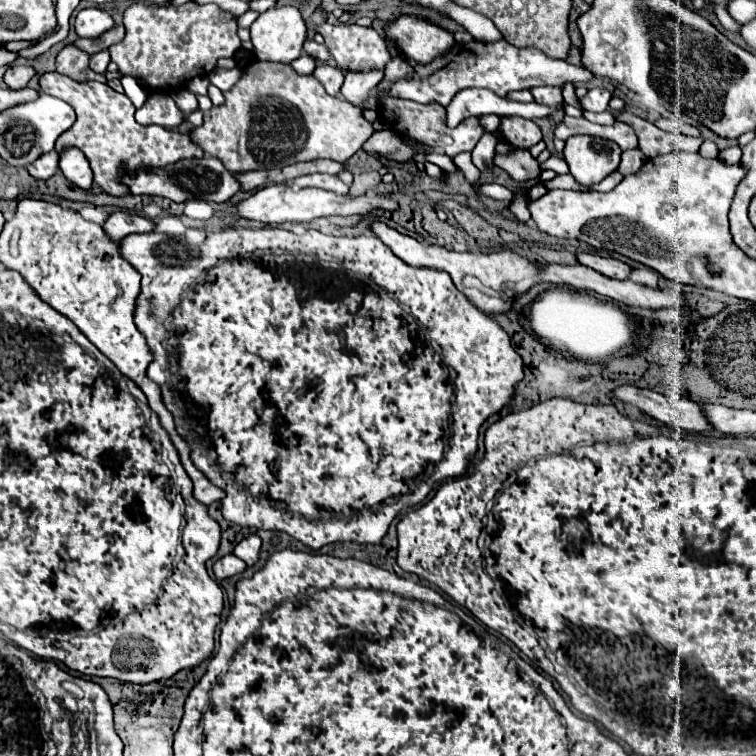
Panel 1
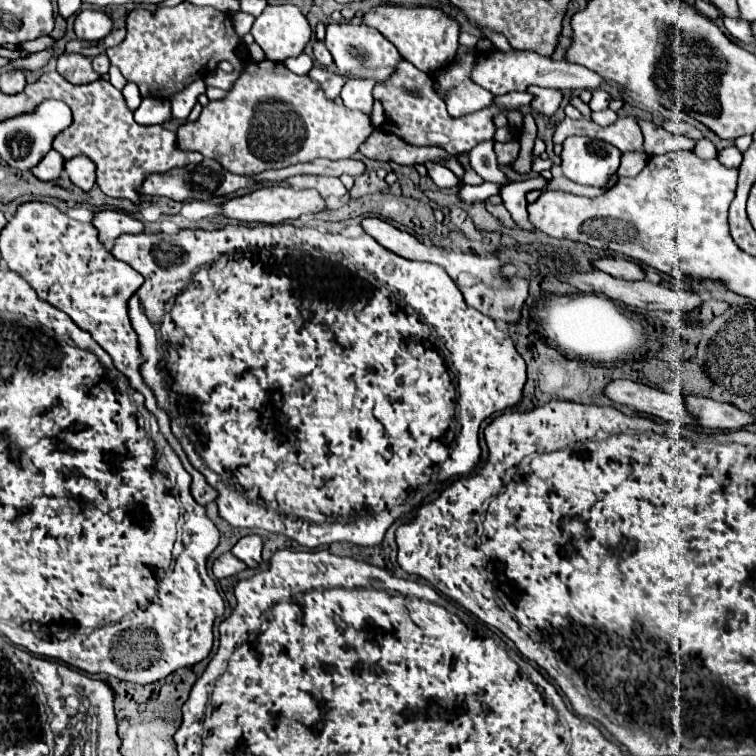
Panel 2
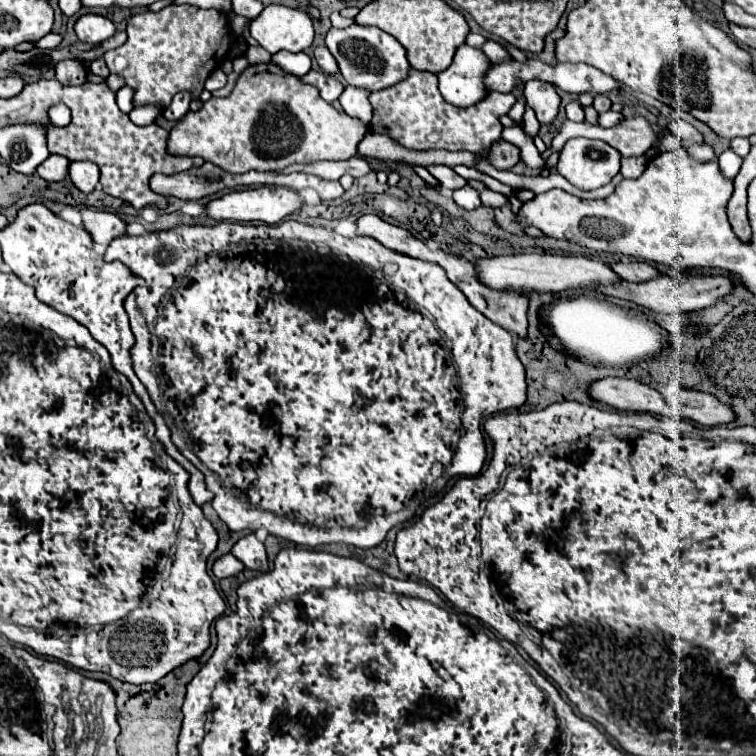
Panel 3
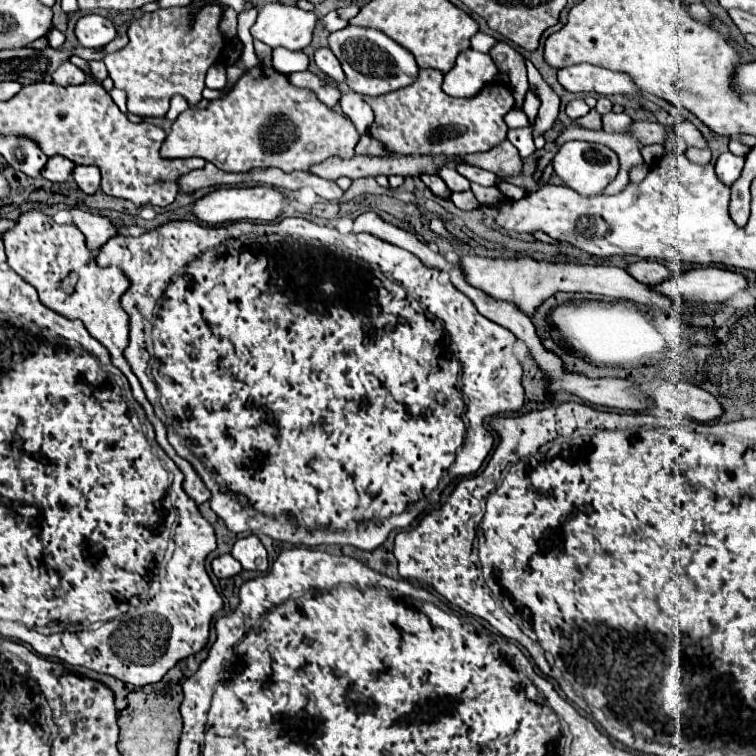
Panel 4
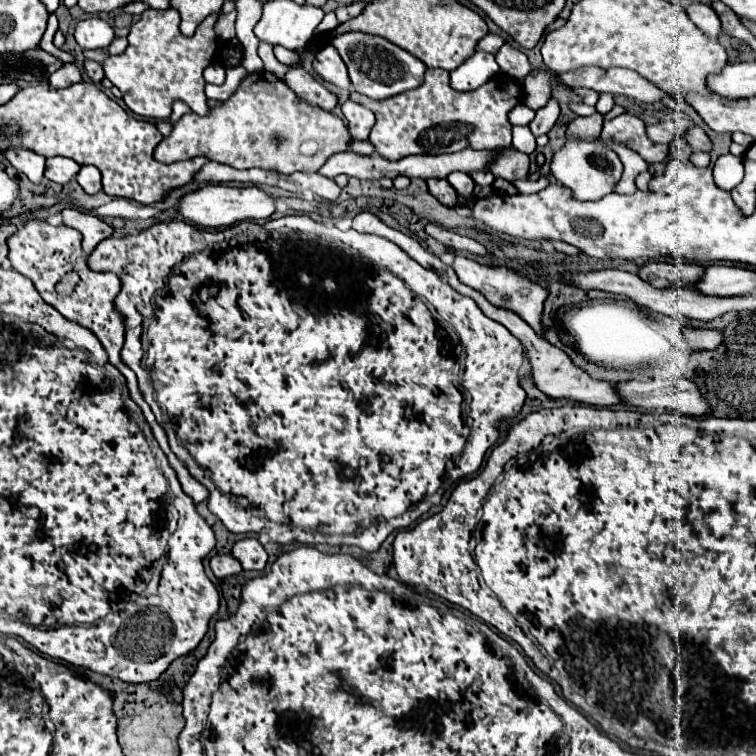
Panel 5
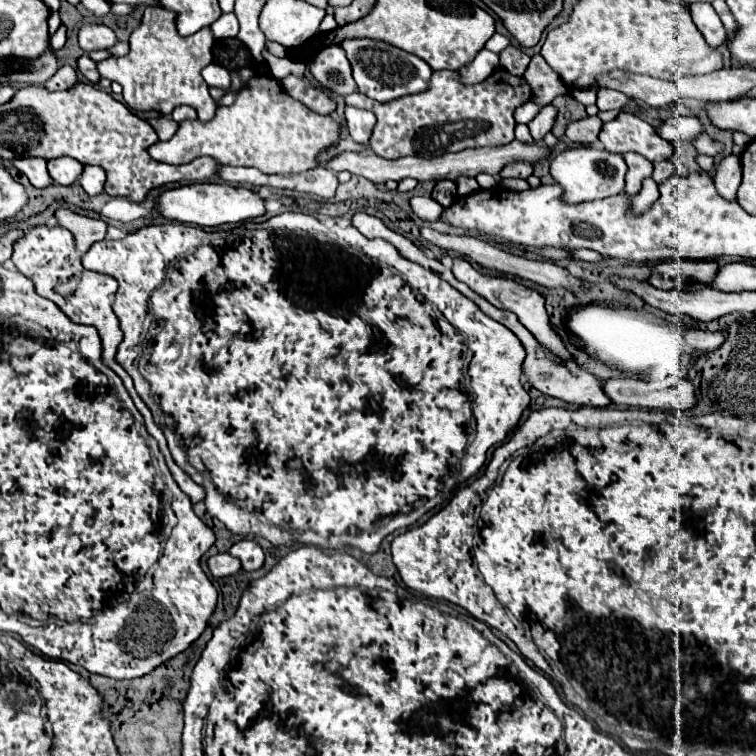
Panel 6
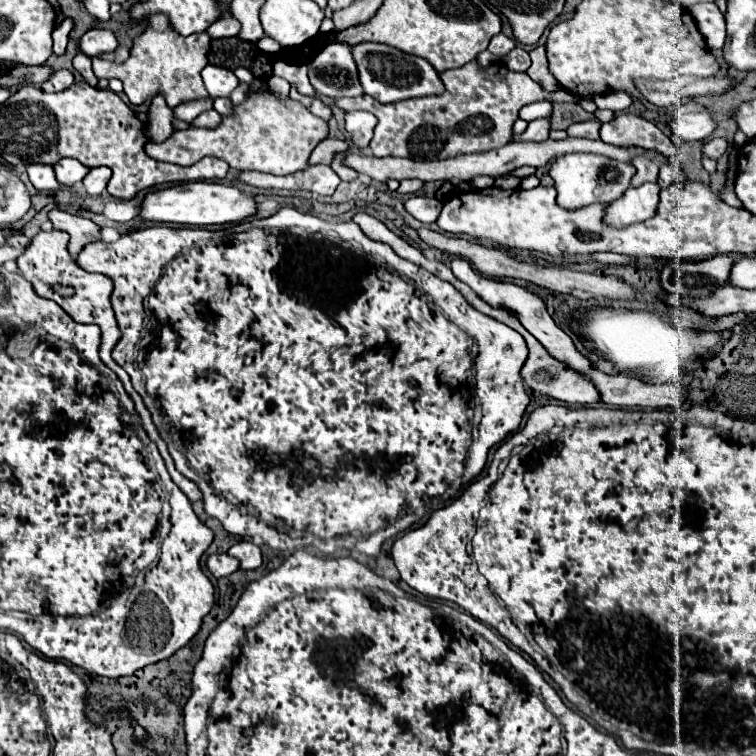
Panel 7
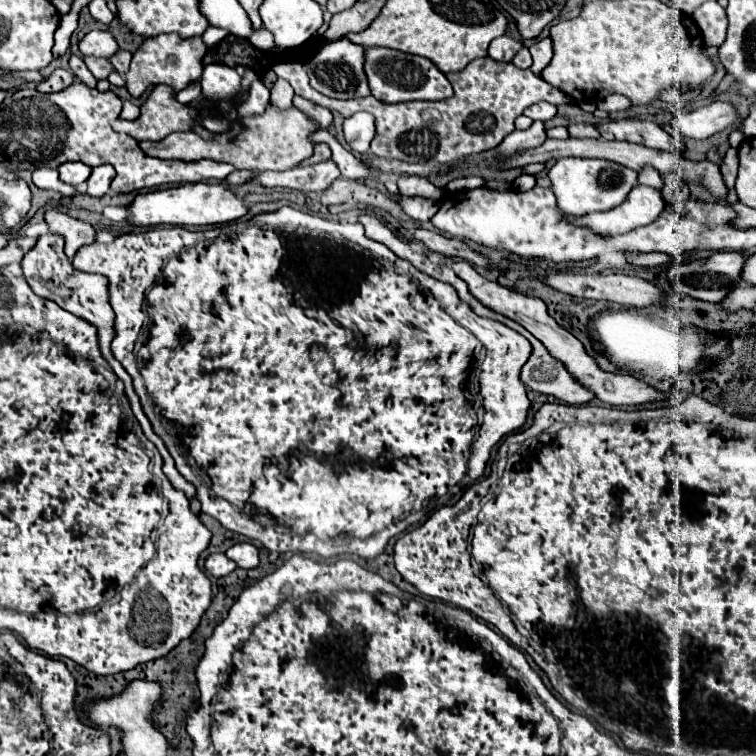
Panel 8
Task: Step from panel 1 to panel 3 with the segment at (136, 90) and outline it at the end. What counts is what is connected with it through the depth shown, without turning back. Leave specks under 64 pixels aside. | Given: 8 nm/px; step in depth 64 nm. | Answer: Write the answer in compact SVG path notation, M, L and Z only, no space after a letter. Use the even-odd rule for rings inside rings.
M124 86L118 90L118 106L128 114L134 108L134 90Z

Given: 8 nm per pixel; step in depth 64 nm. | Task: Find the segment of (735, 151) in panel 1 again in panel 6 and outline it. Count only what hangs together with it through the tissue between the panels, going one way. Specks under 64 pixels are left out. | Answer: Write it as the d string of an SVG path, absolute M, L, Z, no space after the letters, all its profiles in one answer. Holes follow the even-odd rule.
M734 154L722 158L722 162L716 166L714 182L716 182L716 186L718 186L720 196L724 196L726 200L734 200L736 188L738 188L740 182L742 182L740 158L734 156Z

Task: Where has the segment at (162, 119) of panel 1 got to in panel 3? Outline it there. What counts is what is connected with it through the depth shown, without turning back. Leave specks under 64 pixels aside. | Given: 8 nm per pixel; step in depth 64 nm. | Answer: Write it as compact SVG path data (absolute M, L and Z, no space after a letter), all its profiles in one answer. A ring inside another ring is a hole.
M144 104L144 106L134 108L134 110L130 112L130 120L132 120L134 124L138 124L138 126L148 126L148 124L152 124L158 116L162 116L162 112L164 112L164 108L158 106L158 104Z

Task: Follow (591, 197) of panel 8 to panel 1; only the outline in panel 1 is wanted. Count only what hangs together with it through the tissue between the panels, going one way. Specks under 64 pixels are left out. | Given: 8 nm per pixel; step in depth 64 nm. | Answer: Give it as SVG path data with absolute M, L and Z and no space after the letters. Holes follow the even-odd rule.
M572 136L566 140L564 158L570 174L580 184L596 184L620 164L620 146L612 140L594 136Z

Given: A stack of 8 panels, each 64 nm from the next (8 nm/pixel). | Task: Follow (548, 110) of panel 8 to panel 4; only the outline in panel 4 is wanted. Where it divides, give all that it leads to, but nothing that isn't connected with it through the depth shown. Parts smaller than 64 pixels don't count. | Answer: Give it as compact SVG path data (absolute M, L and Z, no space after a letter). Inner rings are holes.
M510 110L506 116L504 116L504 122L508 128L516 128L516 126L528 126L528 118L522 110Z

